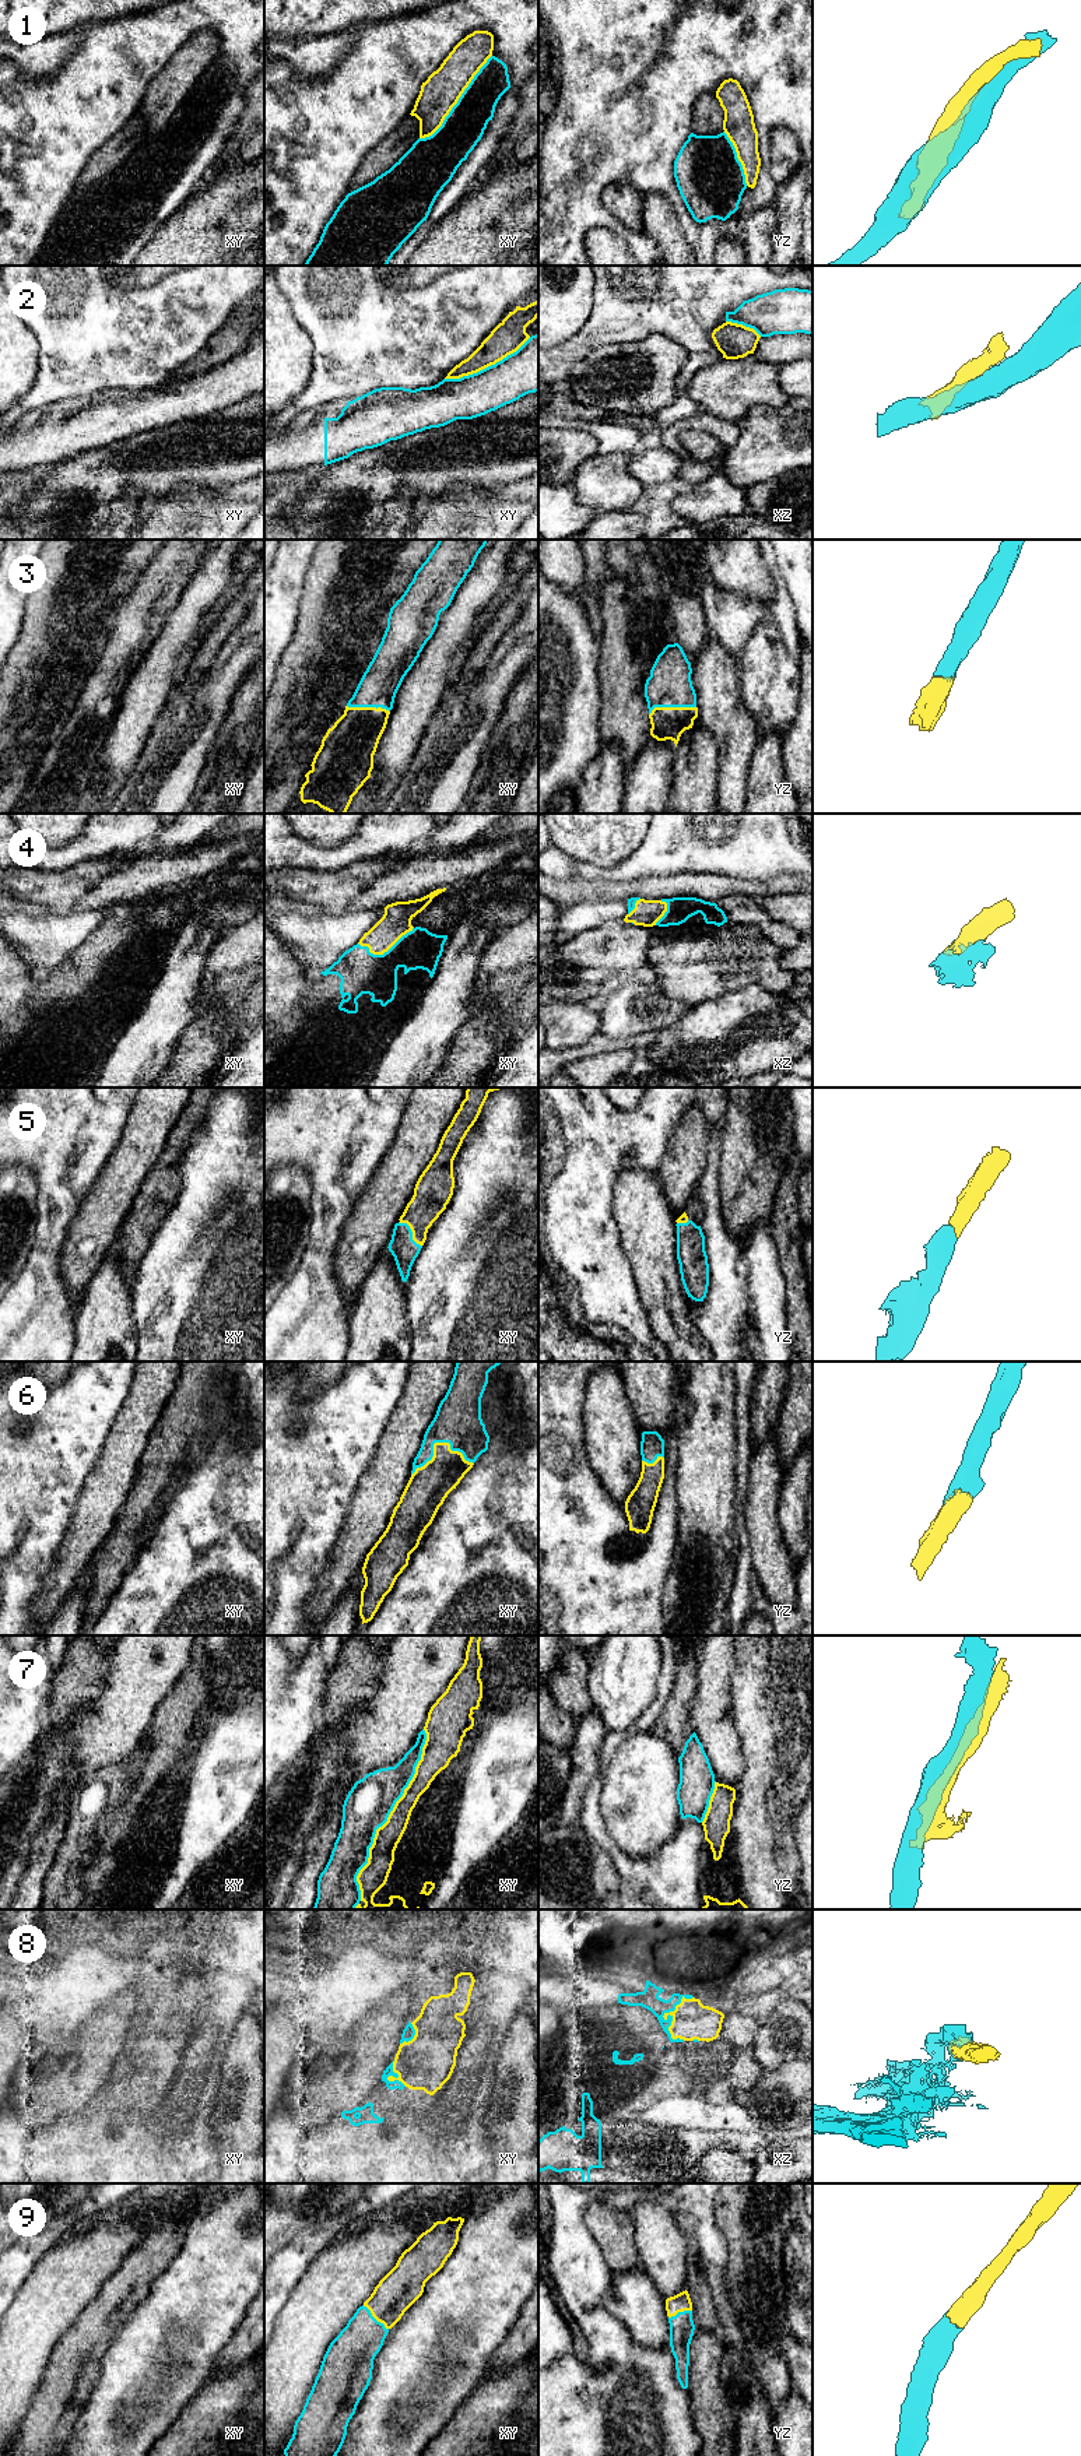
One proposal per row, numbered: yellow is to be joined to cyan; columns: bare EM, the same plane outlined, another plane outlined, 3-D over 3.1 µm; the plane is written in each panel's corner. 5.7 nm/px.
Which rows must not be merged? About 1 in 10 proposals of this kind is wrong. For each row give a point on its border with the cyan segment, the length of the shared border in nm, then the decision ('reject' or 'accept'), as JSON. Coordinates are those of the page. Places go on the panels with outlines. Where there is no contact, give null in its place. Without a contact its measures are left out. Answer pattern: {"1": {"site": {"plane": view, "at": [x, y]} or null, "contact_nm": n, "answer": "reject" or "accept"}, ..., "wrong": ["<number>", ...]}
{"1": {"site": {"plane": "xy", "at": [457, 101]}, "contact_nm": 650, "answer": "reject"}, "2": {"site": {"plane": "xy", "at": [488, 366]}, "contact_nm": 550, "answer": "reject"}, "3": {"site": {"plane": "yz", "at": [671, 706]}, "contact_nm": 280, "answer": "accept"}, "4": {"site": {"plane": "xy", "at": [385, 952]}, "contact_nm": 340, "answer": "accept"}, "5": {"site": {"plane": "xy", "at": [411, 1232]}, "contact_nm": 190, "answer": "accept"}, "6": {"site": {"plane": "xy", "at": [438, 1441]}, "contact_nm": 360, "answer": "accept"}, "7": {"site": {"plane": "xy", "at": [389, 1813]}, "contact_nm": 1050, "answer": "reject"}, "8": {"site": {"plane": "xz", "at": [669, 2012]}, "contact_nm": 280, "answer": "reject"}, "9": {"site": {"plane": "xy", "at": [374, 2318]}, "contact_nm": 200, "answer": "accept"}, "wrong": ["1", "2", "7", "8"]}

